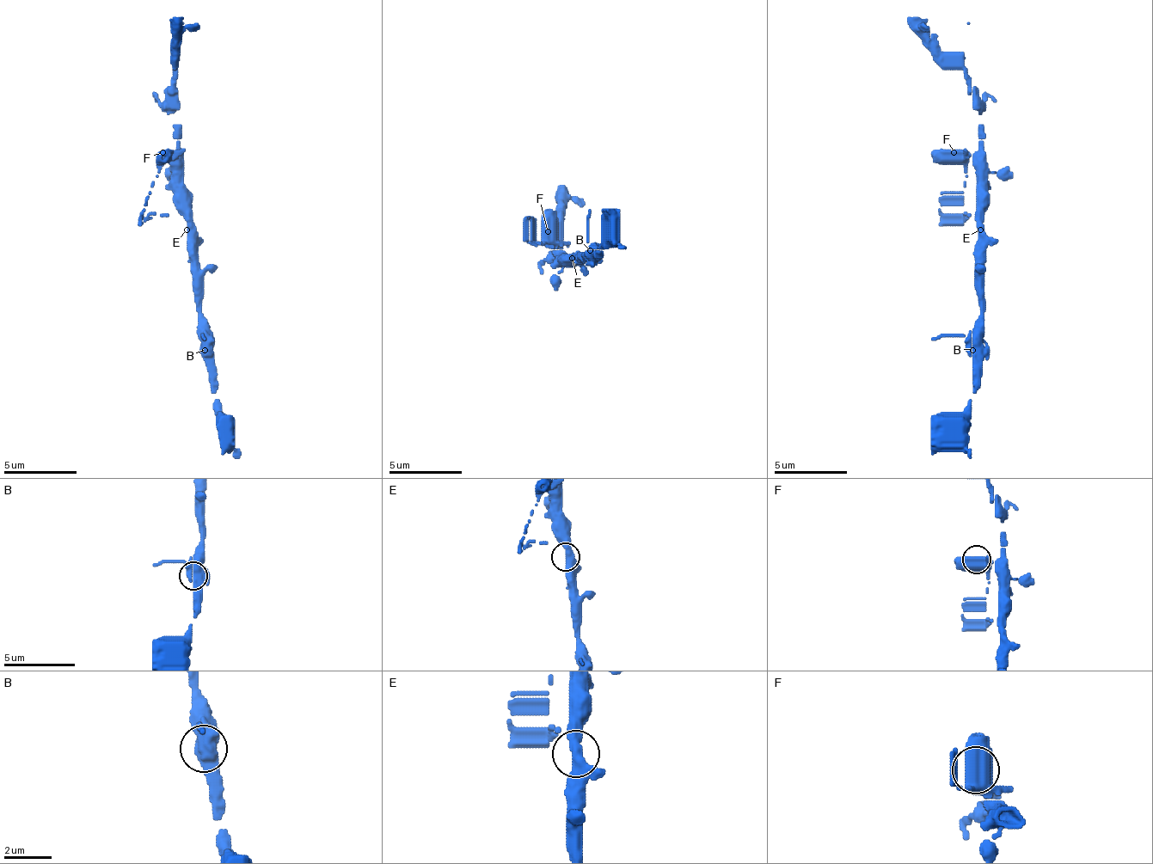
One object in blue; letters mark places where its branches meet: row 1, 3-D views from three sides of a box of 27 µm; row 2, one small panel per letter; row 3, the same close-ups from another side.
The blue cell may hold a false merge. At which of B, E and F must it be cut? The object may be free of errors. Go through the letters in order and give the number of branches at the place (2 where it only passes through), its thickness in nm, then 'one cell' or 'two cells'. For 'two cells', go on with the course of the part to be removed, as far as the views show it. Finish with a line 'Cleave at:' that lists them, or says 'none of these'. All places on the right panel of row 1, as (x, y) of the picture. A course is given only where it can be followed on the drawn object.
B: branches 3; calibre 400 nm; one cell
E: branches 2; calibre 440 nm; one cell
F: branches 3; calibre 500 nm; two cells; course (954, 153), (965, 168), (965, 186), (940, 211), (969, 215)
Cleave at: F

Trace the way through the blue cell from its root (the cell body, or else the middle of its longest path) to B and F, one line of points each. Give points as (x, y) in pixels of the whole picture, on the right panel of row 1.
B: (980, 229), (980, 342), (972, 350)
F: (980, 229), (980, 175), (969, 161), (962, 161), (954, 153)

